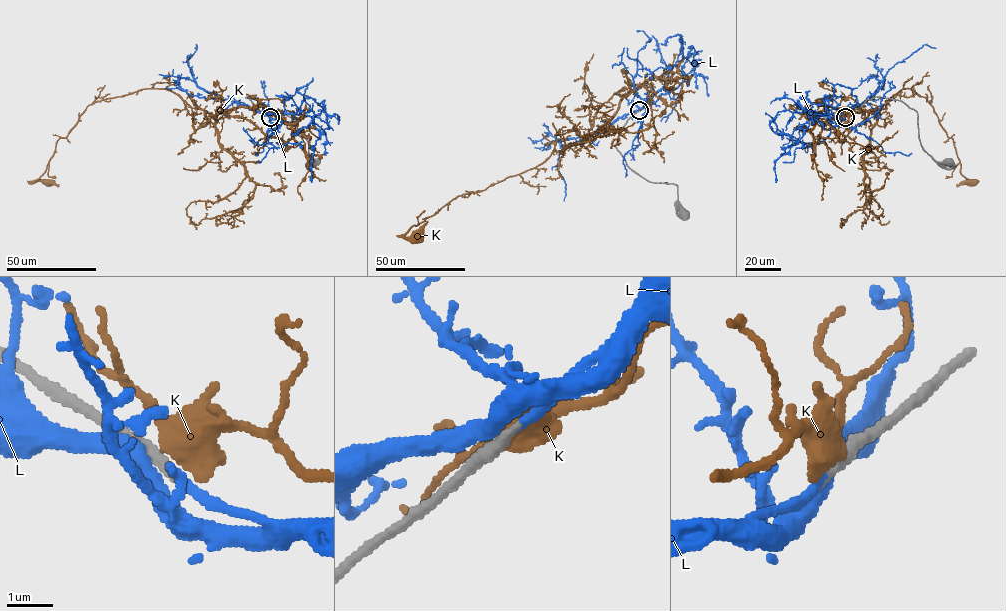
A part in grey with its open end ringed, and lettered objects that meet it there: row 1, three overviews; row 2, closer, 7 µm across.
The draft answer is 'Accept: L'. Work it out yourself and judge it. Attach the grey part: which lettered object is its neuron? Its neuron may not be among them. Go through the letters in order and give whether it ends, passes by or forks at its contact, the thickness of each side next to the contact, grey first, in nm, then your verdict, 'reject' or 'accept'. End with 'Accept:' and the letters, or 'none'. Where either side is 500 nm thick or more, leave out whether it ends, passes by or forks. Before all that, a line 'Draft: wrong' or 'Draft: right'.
Draft: right
K: it passes by; calibres 360 and 480 nm; reject
L: it passes by; calibres 320 and 360 nm; accept
Accept: L

